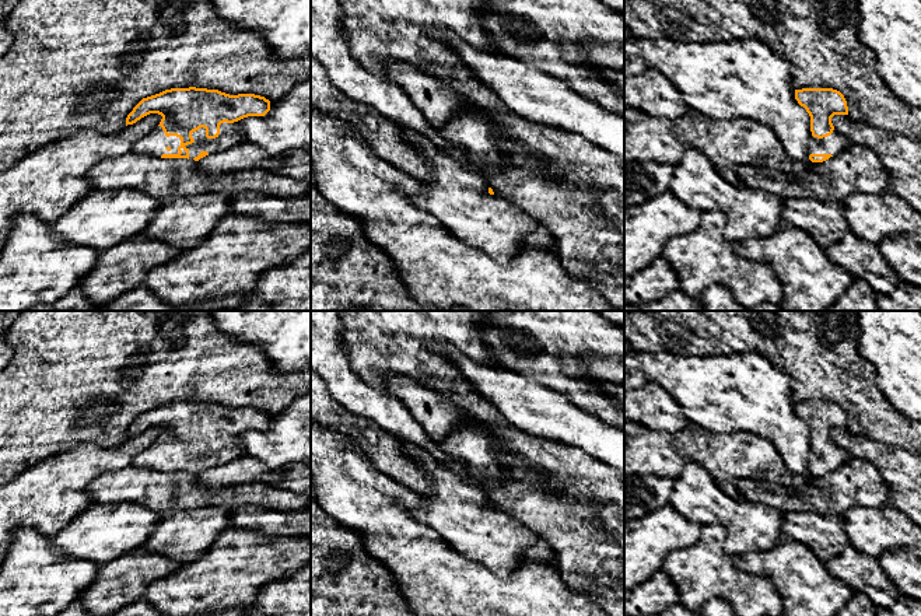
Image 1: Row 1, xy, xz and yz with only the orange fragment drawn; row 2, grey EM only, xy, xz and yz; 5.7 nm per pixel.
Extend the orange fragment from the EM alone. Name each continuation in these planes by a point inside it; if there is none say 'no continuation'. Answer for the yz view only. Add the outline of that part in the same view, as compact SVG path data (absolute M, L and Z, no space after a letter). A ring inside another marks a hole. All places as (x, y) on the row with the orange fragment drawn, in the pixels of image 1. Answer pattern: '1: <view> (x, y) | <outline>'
1: yz (834, 143) | M833 130L833 133L827 137L817 139L810 137L809 143L809 155L810 154L831 154L837 155L838 153L848 148L851 143L841 136L837 130Z

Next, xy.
1: xy (230, 135) | M237 122L221 123L220 134L216 139L207 139L204 127L200 127L199 130L193 132L192 137L195 141L192 144L185 146L189 150L189 160L193 160L202 151L207 151L209 154L216 154L218 151L227 150L235 144L245 141L242 133L237 126Z

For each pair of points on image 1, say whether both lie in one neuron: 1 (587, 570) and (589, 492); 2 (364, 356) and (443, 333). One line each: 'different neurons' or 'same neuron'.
1: same neuron
2: same neuron

